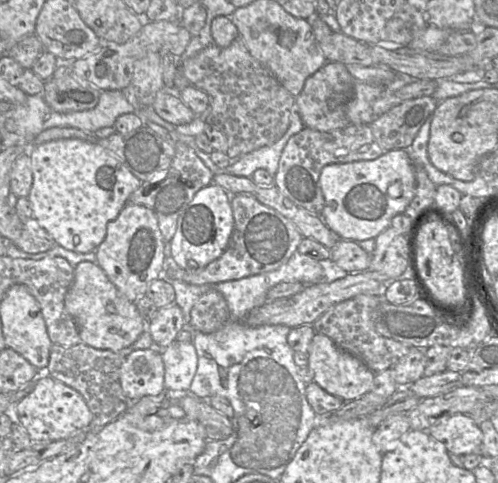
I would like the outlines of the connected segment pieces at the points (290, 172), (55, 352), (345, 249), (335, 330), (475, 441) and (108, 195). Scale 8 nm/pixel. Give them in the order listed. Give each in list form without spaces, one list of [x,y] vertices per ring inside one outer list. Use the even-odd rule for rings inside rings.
[[[348,123],[343,128],[318,131],[304,128],[293,135],[281,154],[274,174],[274,185],[295,205],[312,213],[321,214],[325,200],[320,186],[320,174],[324,166],[360,160],[374,160],[387,152],[374,137],[366,124]]]
[[[52,343],[46,367],[48,375],[78,391],[92,413],[91,423],[82,432],[88,433],[114,421],[131,406],[132,401],[126,397],[120,384],[120,367],[125,356],[124,353],[97,349],[84,343],[69,347]]]
[[[340,238],[330,251],[330,260],[348,273],[363,272],[370,266],[371,253],[355,241]]]
[[[361,294],[342,301],[323,313],[311,326],[316,333],[328,336],[338,347],[362,360],[370,370],[379,373],[392,367],[411,349],[408,345],[384,337],[376,331],[373,313],[382,299],[375,295]]]
[[[454,414],[424,431],[441,442],[449,453],[482,455],[482,431],[469,415]]]
[[[60,139],[46,142],[35,146],[29,153],[31,161],[31,169],[33,174],[33,182],[27,196],[33,212],[33,218],[37,220],[39,225],[44,228],[54,239],[57,245],[67,250],[78,253],[94,252],[106,236],[107,224],[116,219],[122,208],[128,203],[128,198],[132,192],[140,188],[142,181],[136,178],[111,151],[99,146],[95,143],[89,143],[78,139]]]

